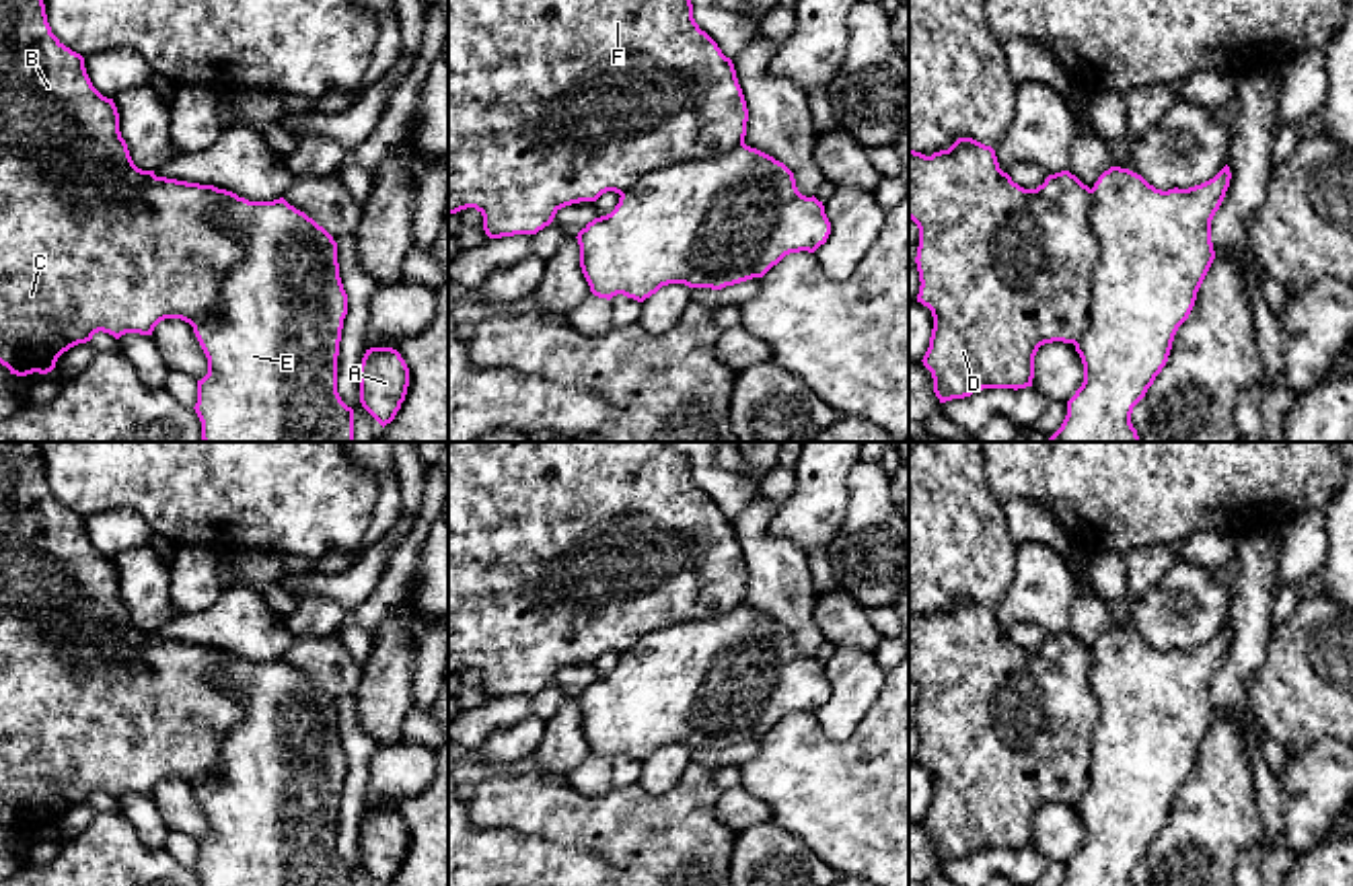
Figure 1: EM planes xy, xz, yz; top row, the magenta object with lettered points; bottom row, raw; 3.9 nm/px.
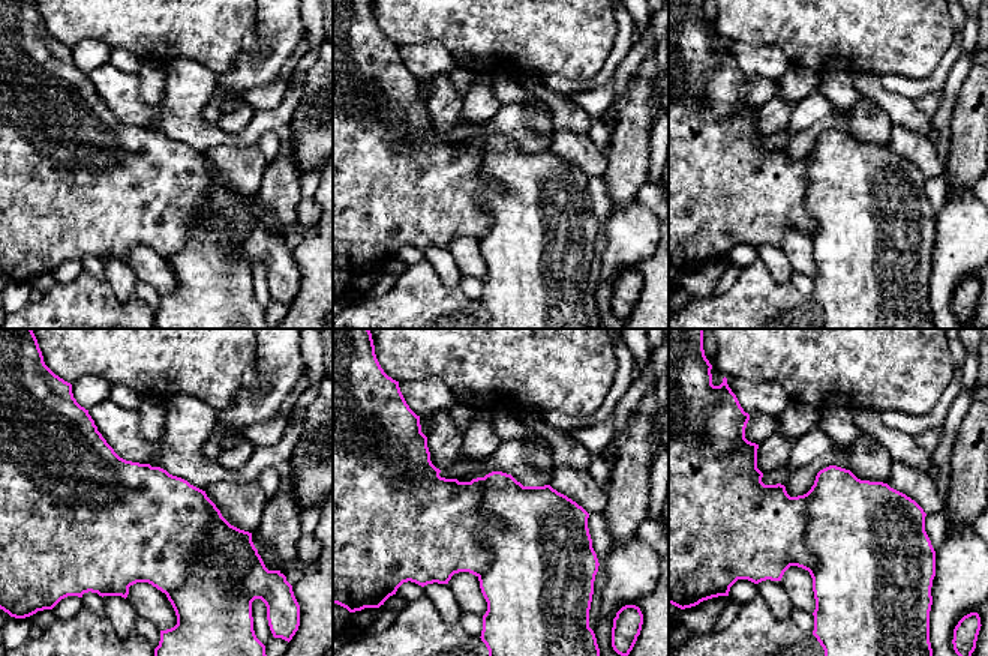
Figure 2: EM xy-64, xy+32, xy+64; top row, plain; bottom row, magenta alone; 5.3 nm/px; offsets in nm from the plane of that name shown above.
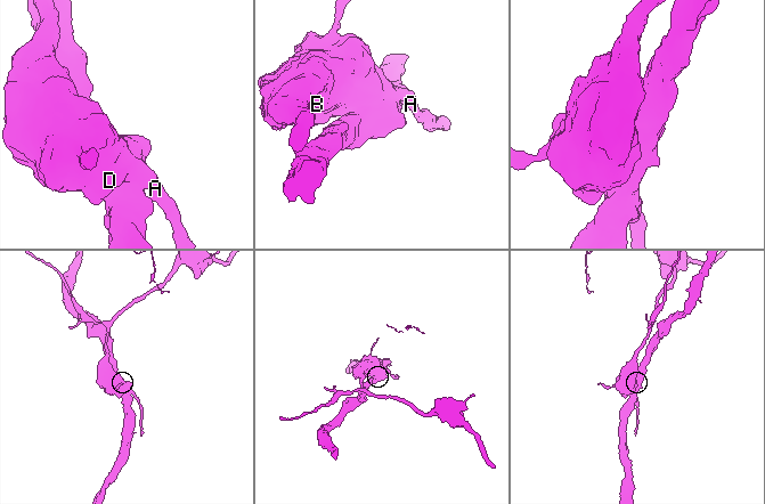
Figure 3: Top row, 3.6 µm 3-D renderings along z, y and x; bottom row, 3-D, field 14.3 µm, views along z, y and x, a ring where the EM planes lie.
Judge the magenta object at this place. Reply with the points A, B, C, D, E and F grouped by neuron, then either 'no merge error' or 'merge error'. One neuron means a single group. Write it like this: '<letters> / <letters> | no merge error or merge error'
A B C D F / E | merge error

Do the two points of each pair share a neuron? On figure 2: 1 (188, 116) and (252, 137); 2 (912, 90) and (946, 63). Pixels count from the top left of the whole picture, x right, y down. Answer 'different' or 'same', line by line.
1: same
2: same

